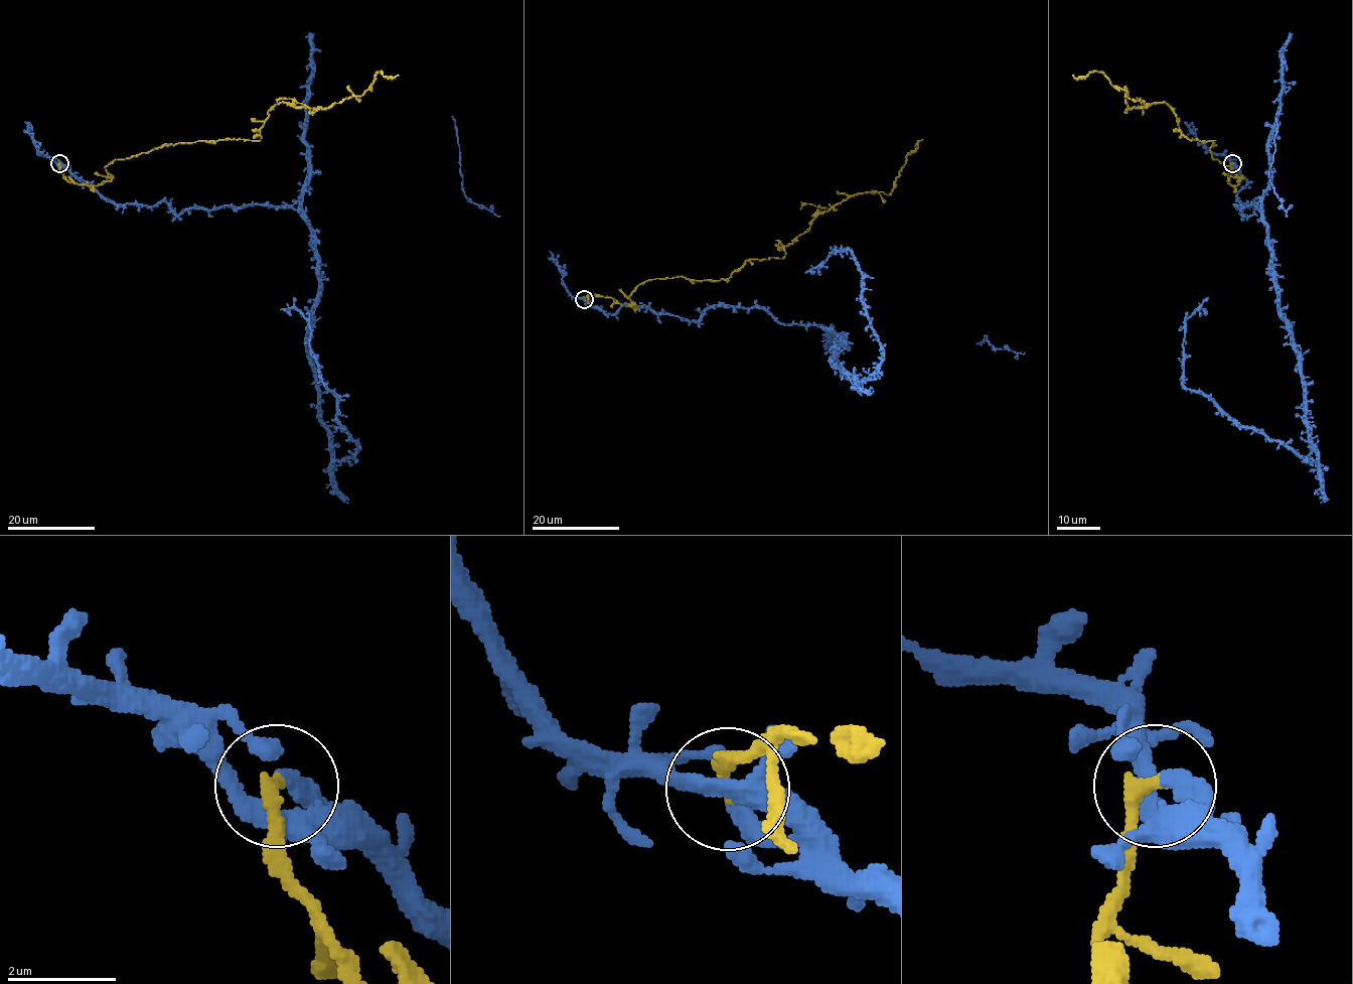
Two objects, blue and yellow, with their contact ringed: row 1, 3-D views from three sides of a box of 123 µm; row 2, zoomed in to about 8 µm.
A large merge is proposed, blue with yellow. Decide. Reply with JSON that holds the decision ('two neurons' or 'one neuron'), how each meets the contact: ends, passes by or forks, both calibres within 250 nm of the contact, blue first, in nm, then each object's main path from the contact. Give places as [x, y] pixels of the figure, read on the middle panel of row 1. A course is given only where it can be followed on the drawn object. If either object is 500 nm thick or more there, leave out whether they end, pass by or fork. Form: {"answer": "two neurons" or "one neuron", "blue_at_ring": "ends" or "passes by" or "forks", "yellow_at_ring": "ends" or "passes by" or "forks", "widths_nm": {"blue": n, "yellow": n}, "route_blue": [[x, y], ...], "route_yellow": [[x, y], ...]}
{"answer": "two neurons", "blue_at_ring": "ends", "yellow_at_ring": "ends", "widths_nm": {"blue": 360, "yellow": 300}, "route_blue": [[584, 300], [697, 320], [764, 307], [842, 338], [832, 363], [863, 382], [883, 349], [855, 256], [804, 273]], "route_yellow": [[584, 299], [630, 305], [648, 280], [728, 279], [747, 261], [781, 259], [819, 214], [888, 195], [922, 139]]}

